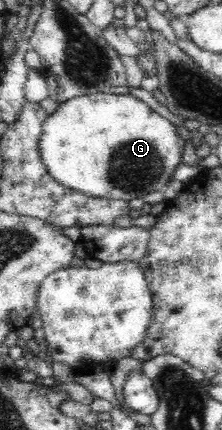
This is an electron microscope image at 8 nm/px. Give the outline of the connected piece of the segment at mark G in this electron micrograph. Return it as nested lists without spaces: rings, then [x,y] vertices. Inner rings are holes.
[[[98,92],[92,95],[83,95],[75,97],[61,103],[57,109],[51,113],[43,123],[42,136],[40,137],[39,147],[41,162],[45,164],[45,170],[48,171],[50,178],[54,179],[61,186],[68,187],[72,191],[80,191],[82,195],[88,195],[94,199],[122,199],[130,201],[136,198],[142,198],[144,195],[152,192],[163,192],[166,185],[172,180],[174,171],[181,165],[183,151],[178,145],[180,138],[175,126],[169,119],[166,119],[155,112],[148,102],[144,102],[141,97],[134,96],[134,92],[128,94],[112,94],[108,92]]]

